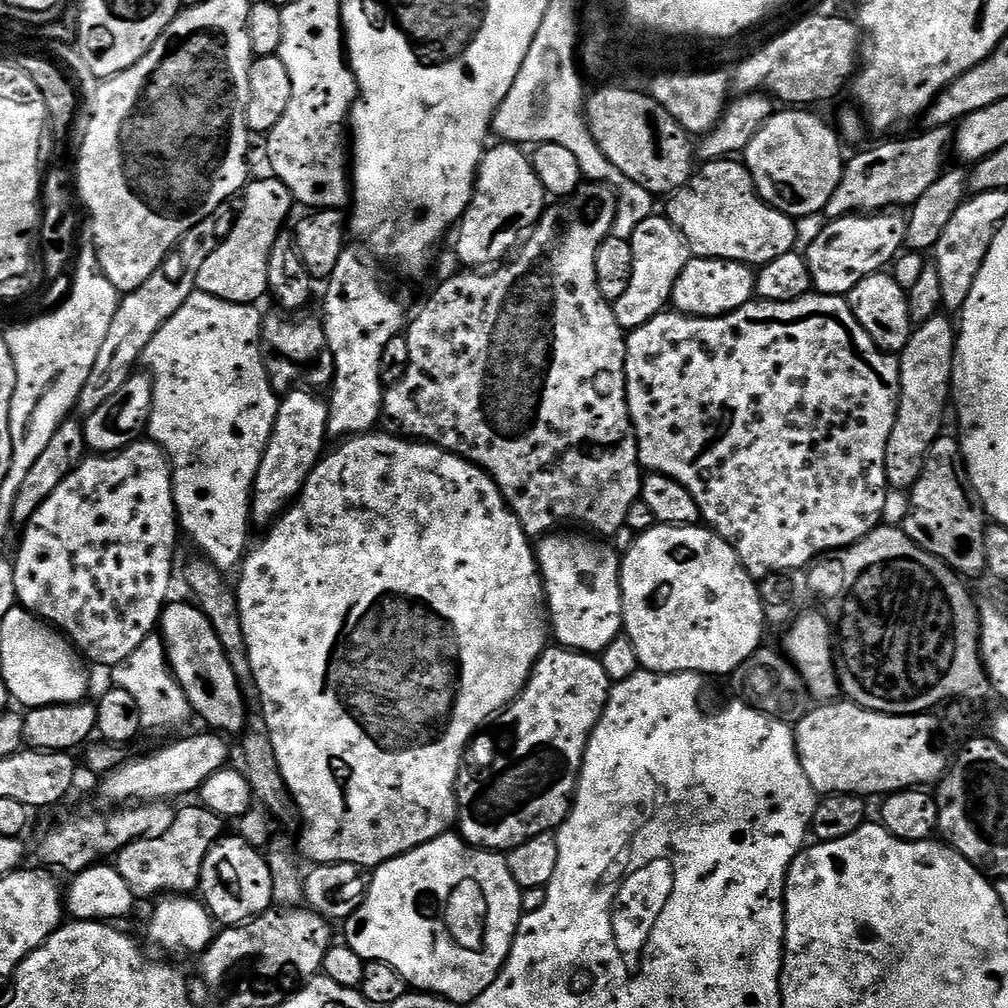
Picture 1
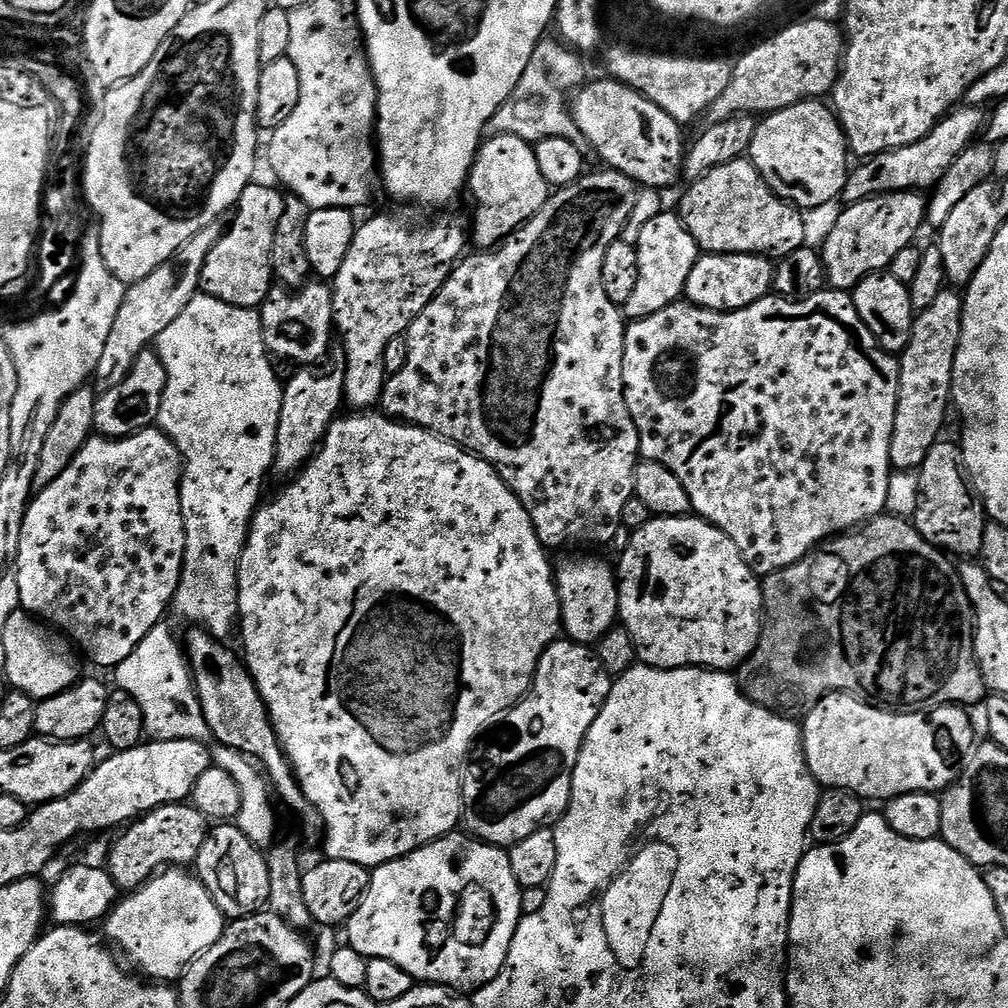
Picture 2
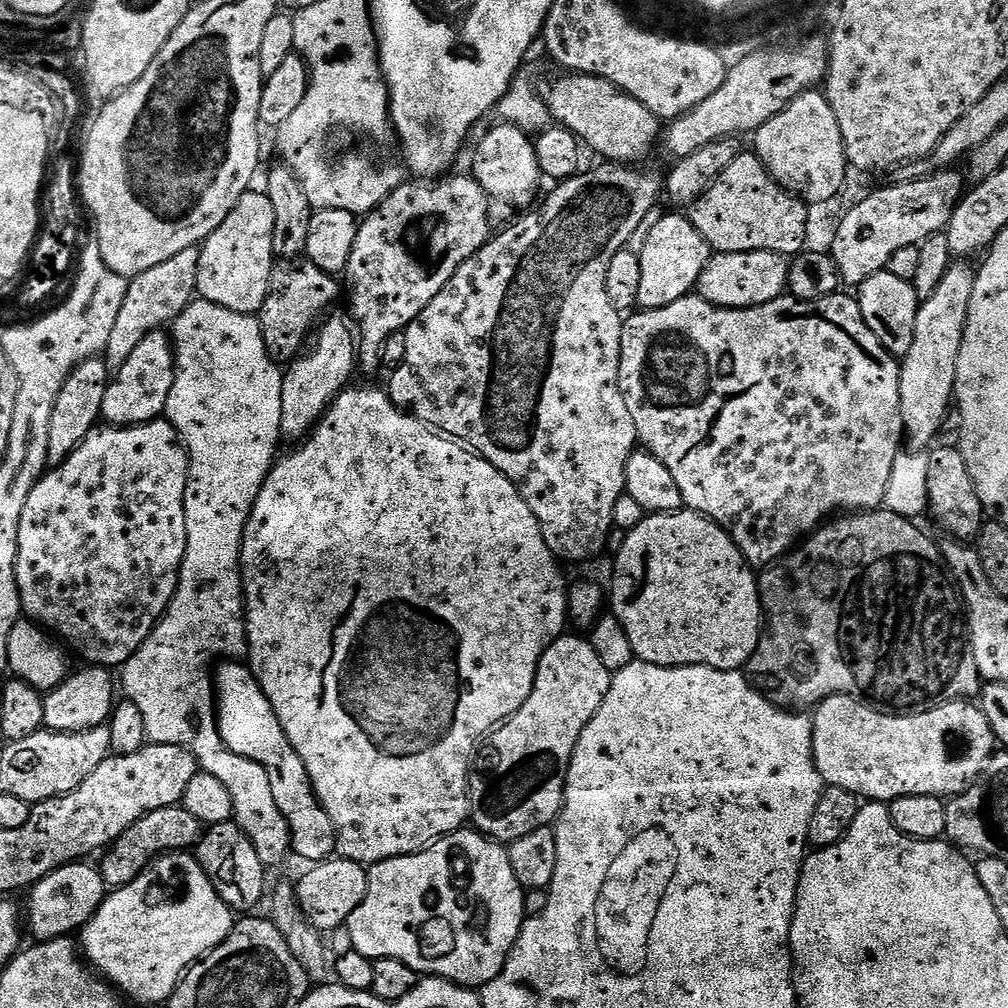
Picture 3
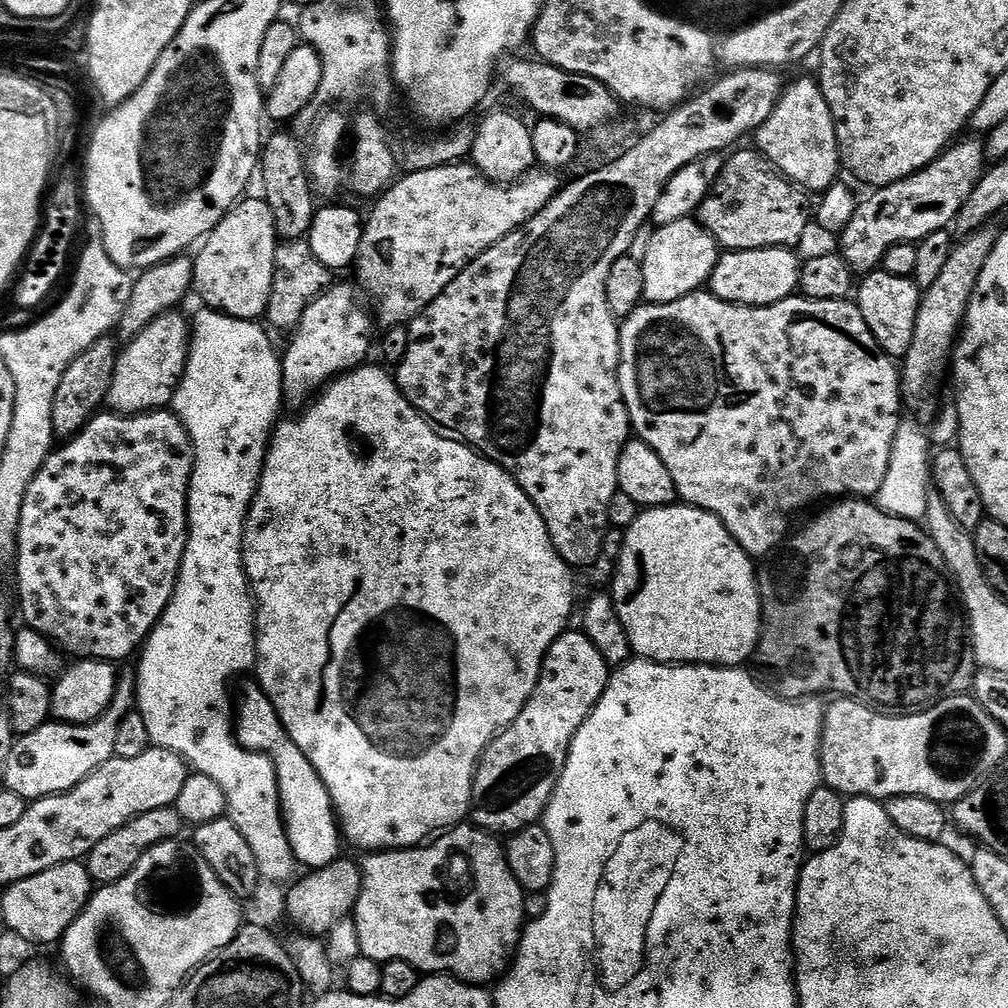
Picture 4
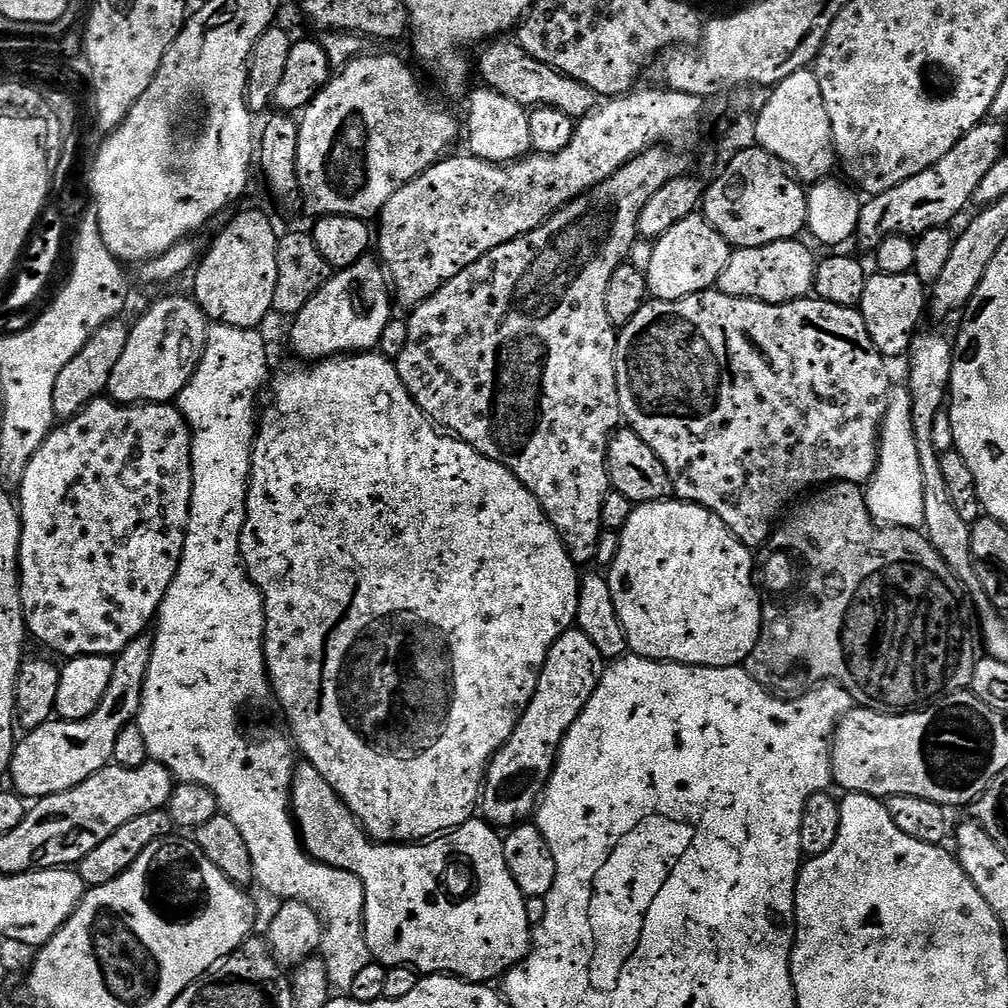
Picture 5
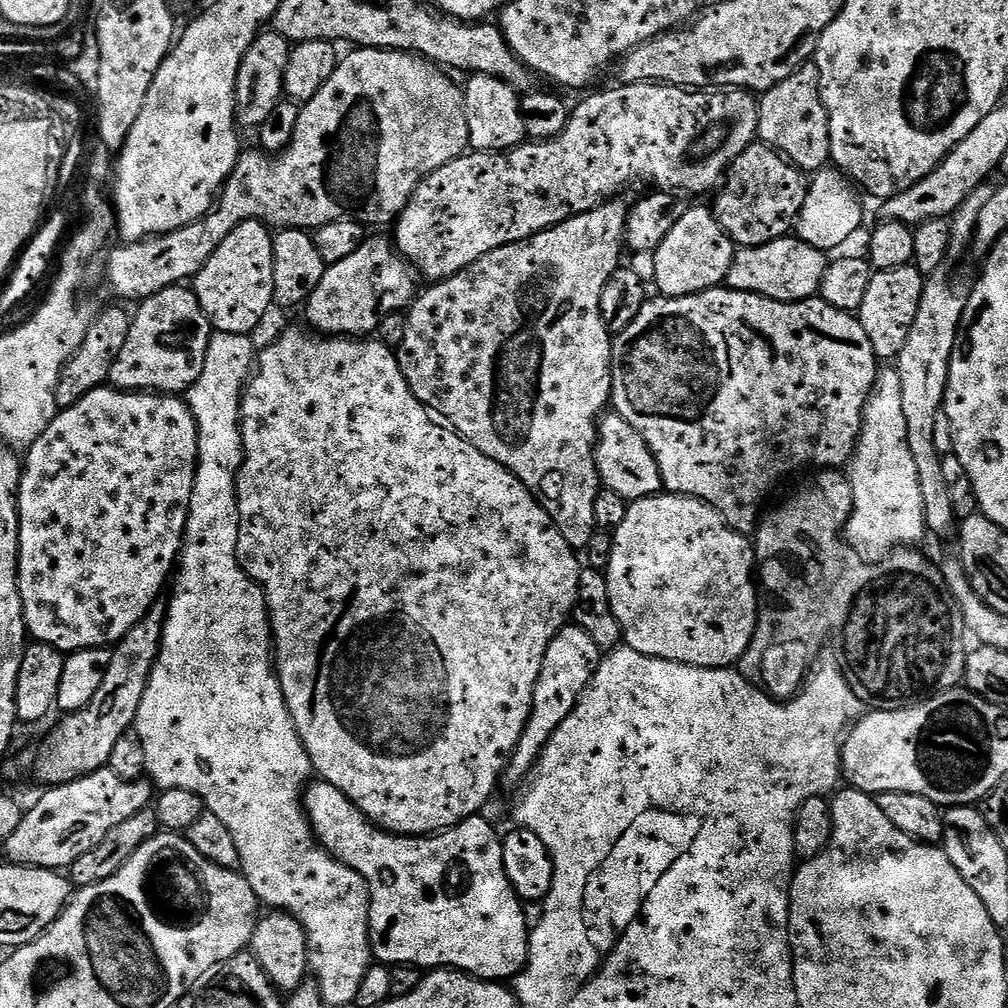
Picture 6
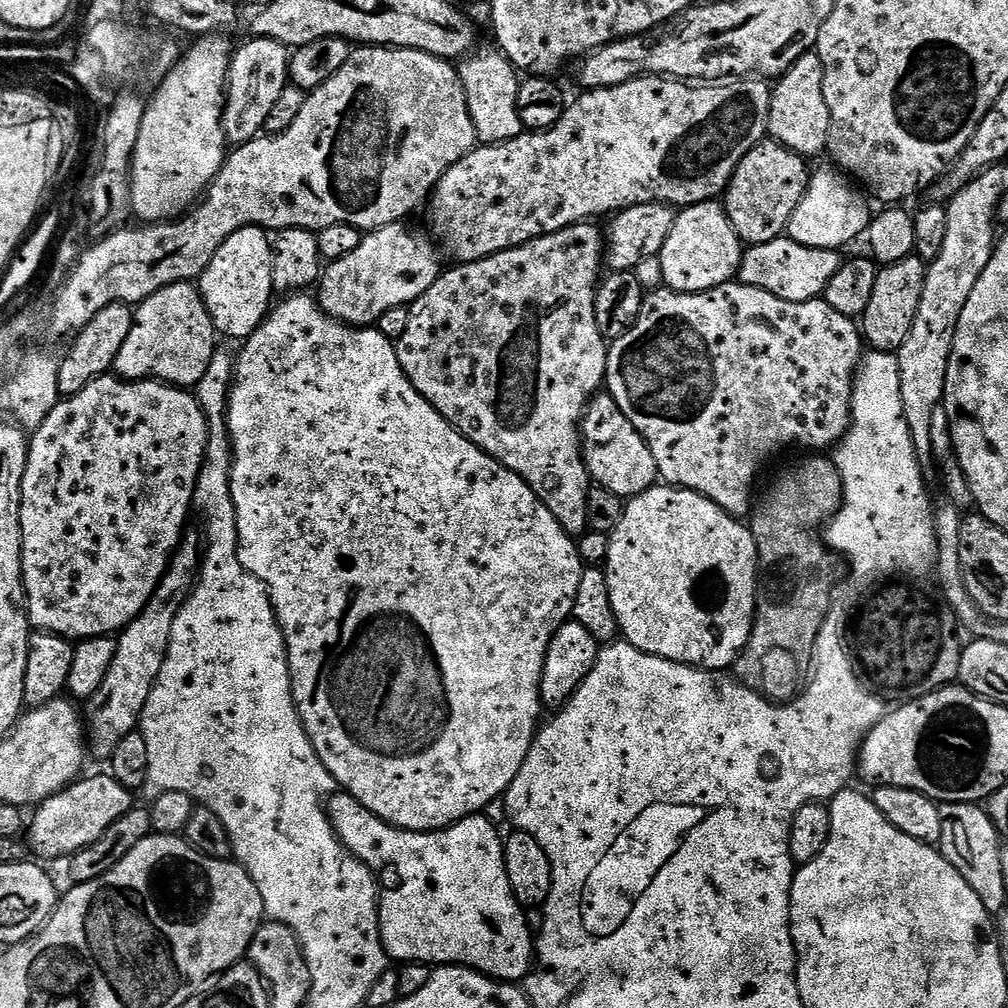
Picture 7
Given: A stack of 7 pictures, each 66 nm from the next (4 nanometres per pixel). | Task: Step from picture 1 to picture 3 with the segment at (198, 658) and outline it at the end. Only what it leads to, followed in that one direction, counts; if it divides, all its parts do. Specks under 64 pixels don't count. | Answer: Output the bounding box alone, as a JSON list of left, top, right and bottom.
[214,662,328,862]

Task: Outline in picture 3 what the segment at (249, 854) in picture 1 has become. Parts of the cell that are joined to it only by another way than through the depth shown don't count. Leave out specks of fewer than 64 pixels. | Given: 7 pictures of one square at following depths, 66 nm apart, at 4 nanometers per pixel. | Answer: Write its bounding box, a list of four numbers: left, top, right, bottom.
[198,822,266,914]

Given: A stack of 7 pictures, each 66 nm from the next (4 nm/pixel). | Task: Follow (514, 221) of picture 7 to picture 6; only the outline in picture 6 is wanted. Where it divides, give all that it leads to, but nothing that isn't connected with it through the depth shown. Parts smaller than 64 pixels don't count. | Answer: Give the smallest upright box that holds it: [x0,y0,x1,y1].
[394,84,760,282]

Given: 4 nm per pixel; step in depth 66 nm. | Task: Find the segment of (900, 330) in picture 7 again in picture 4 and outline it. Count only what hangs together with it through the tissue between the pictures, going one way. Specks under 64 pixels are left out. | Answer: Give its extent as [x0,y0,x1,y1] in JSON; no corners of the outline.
[854,270,922,358]

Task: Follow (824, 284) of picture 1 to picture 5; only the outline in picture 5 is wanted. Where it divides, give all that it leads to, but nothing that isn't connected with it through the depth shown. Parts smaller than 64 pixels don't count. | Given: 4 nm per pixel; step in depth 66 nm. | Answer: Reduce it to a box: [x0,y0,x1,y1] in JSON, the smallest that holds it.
[855,122,1005,250]

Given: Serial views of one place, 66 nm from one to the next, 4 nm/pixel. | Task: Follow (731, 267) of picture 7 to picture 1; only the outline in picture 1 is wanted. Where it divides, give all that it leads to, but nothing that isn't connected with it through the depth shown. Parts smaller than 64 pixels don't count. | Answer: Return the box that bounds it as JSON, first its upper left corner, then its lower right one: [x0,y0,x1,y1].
[612,214,693,330]

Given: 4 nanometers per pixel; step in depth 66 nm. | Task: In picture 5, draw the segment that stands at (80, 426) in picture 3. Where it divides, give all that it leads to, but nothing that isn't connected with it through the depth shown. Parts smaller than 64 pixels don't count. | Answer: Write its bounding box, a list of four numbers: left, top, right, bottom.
[54,318,130,421]

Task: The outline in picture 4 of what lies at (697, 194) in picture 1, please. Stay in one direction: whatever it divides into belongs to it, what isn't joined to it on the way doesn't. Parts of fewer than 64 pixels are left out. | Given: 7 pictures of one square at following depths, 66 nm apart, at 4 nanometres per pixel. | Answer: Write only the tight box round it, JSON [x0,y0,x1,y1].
[698,152,810,252]

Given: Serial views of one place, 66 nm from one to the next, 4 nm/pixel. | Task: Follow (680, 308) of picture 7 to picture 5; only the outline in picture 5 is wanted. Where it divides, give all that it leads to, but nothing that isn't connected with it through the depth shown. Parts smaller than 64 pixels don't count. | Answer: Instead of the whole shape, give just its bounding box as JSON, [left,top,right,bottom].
[616,290,894,550]

